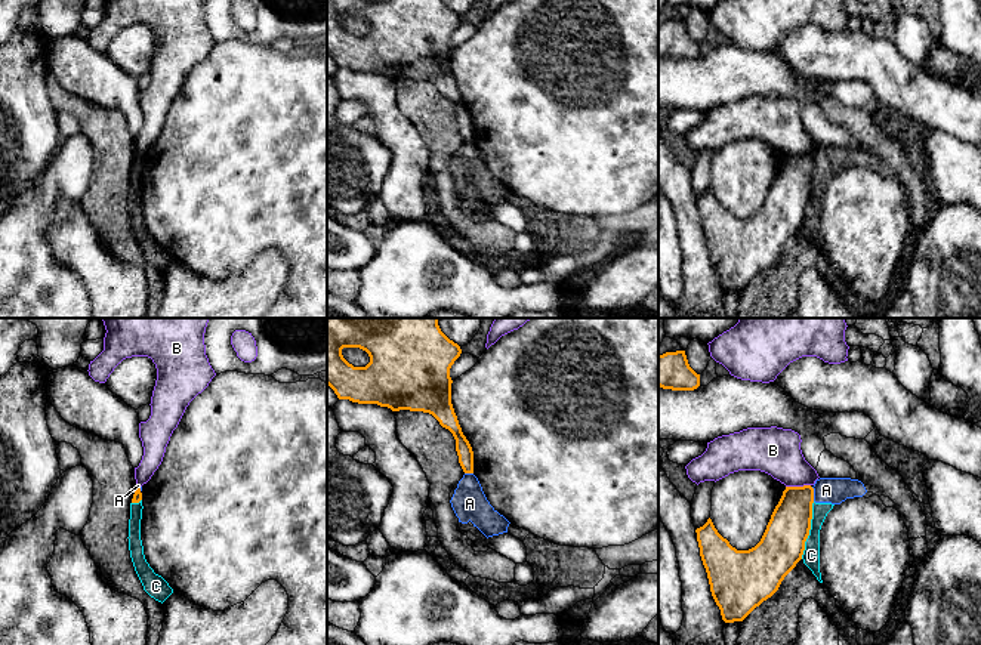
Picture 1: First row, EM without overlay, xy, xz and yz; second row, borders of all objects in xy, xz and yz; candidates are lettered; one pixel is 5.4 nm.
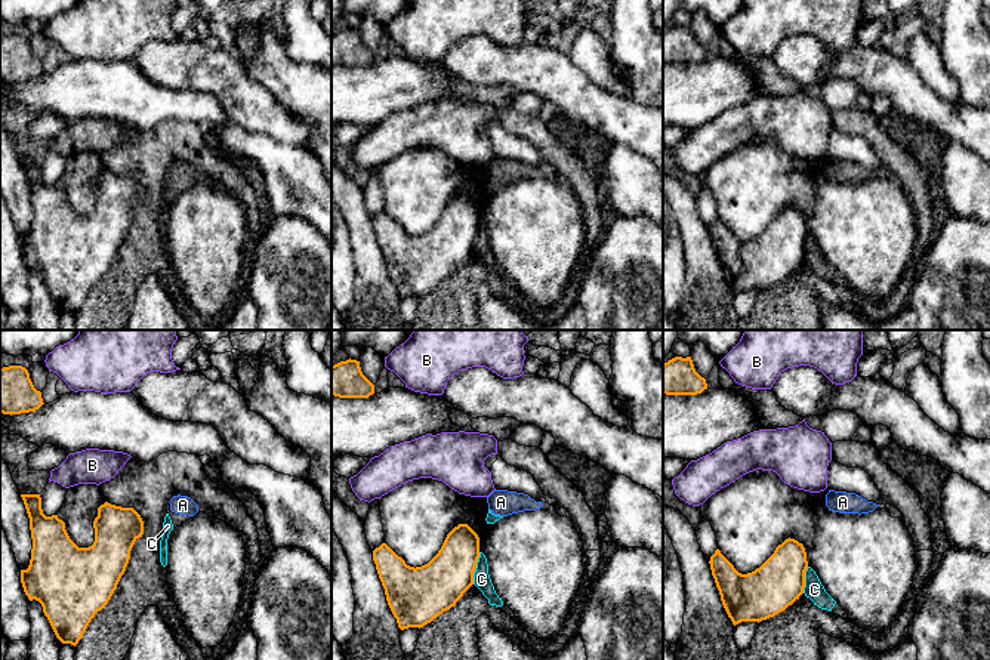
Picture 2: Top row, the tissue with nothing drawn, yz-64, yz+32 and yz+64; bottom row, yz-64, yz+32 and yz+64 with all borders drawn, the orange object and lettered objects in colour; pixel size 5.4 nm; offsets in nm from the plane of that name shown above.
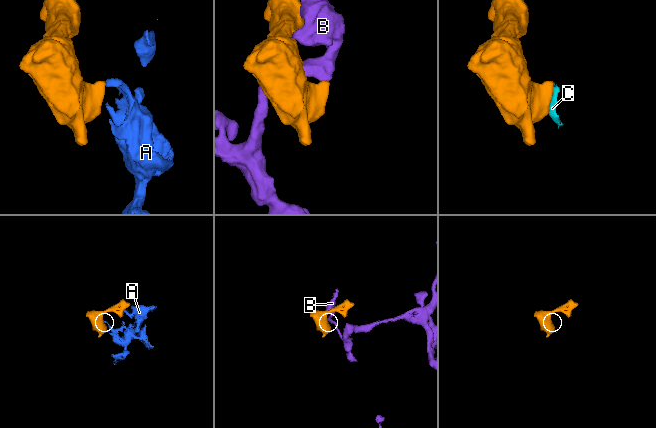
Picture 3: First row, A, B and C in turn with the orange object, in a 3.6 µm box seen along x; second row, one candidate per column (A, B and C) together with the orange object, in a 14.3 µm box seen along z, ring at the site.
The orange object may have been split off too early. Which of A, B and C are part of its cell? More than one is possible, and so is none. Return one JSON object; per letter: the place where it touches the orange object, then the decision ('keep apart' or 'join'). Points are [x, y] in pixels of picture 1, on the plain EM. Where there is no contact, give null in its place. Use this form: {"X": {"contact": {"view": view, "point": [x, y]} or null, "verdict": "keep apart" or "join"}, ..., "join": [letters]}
{"A": {"contact": {"view": "yz", "point": [813, 163]}, "verdict": "keep apart"}, "B": {"contact": {"view": "yz", "point": [798, 156]}, "verdict": "keep apart"}, "C": {"contact": {"view": "yz", "point": [810, 197]}, "verdict": "keep apart"}, "join": []}

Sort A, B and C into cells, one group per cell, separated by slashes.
A C / B

